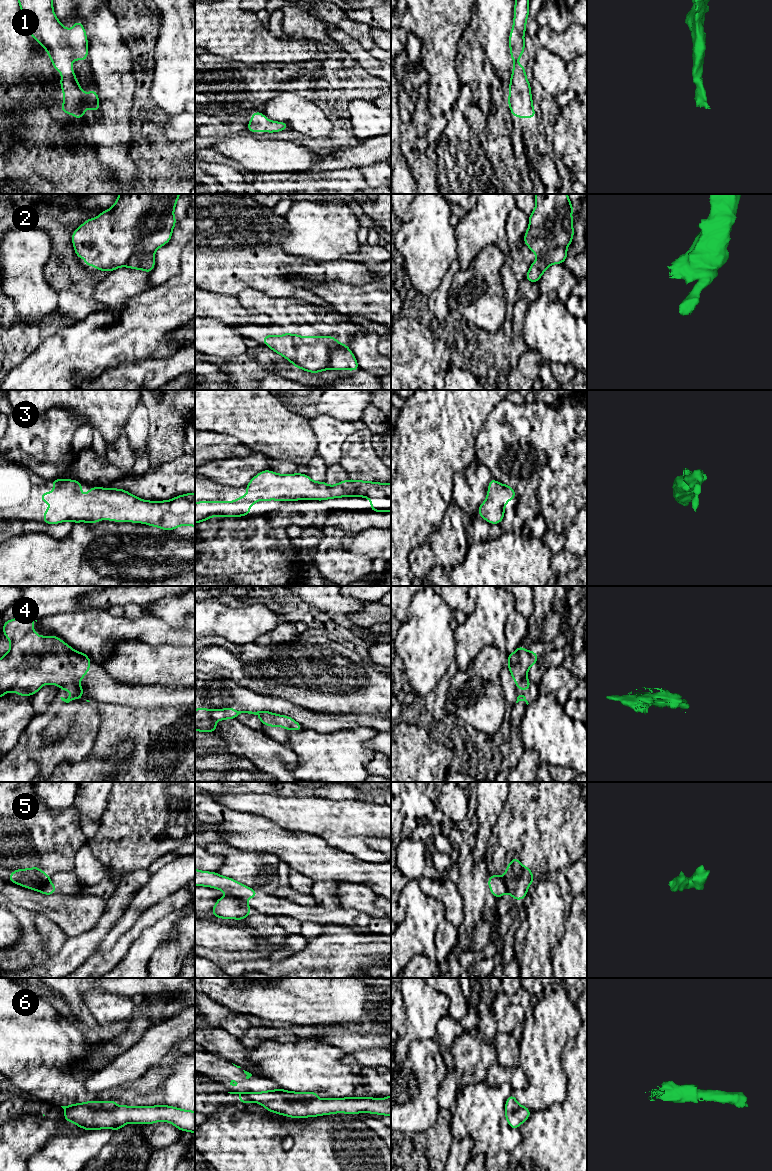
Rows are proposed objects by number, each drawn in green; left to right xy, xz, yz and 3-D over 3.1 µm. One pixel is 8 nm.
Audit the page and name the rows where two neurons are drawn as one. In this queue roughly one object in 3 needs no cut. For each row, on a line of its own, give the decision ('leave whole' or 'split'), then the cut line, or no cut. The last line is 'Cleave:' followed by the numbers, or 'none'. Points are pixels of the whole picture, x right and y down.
1: leave whole | no cut
2: split | xz (347, 347), (335, 347), (331, 350), (330, 367)
3: leave whole | no cut
4: split | xy (77, 683), (67, 683), (61, 686)
5: split | xz (229, 895), (241, 898), (244, 901)
6: leave whole | no cut
Cleave: 2, 4, 5

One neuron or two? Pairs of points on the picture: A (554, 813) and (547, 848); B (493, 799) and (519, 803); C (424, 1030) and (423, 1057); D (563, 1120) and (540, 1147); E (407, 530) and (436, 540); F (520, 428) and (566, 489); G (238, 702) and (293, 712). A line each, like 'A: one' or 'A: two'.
A: one
B: two
C: two
D: one
E: two
F: one
G: one

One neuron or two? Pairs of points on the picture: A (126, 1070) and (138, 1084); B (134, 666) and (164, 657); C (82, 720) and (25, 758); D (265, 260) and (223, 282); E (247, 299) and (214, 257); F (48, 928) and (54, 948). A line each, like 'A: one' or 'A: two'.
A: two
B: one
C: one
D: one
E: two
F: one

